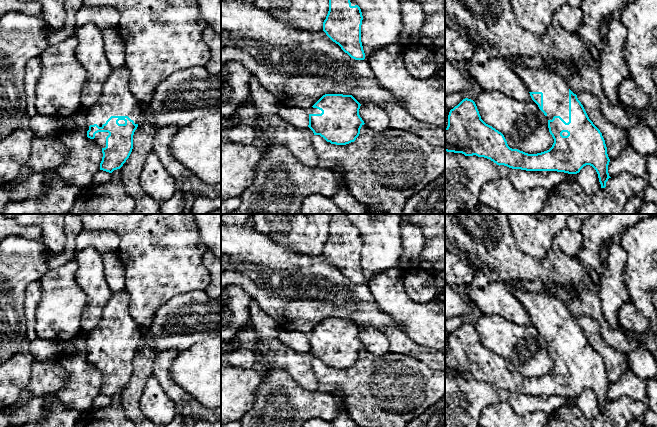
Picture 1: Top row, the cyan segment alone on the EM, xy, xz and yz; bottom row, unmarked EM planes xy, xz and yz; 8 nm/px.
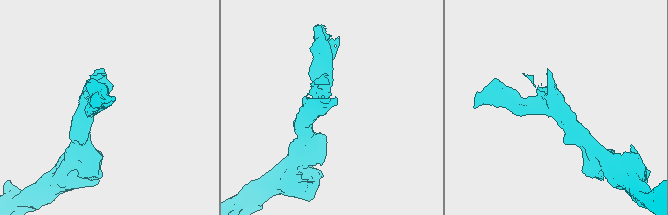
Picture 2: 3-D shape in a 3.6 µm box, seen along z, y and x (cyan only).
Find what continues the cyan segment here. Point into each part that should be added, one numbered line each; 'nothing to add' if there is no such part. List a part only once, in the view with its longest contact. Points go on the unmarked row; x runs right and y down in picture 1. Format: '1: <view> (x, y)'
1: xy (116, 323)

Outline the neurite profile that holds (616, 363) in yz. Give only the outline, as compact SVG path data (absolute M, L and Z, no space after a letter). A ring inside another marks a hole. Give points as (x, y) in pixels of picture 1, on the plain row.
M589 316L577 318L589 343L600 354L610 384L616 383L630 369L626 354L612 348L602 337L600 324Z

